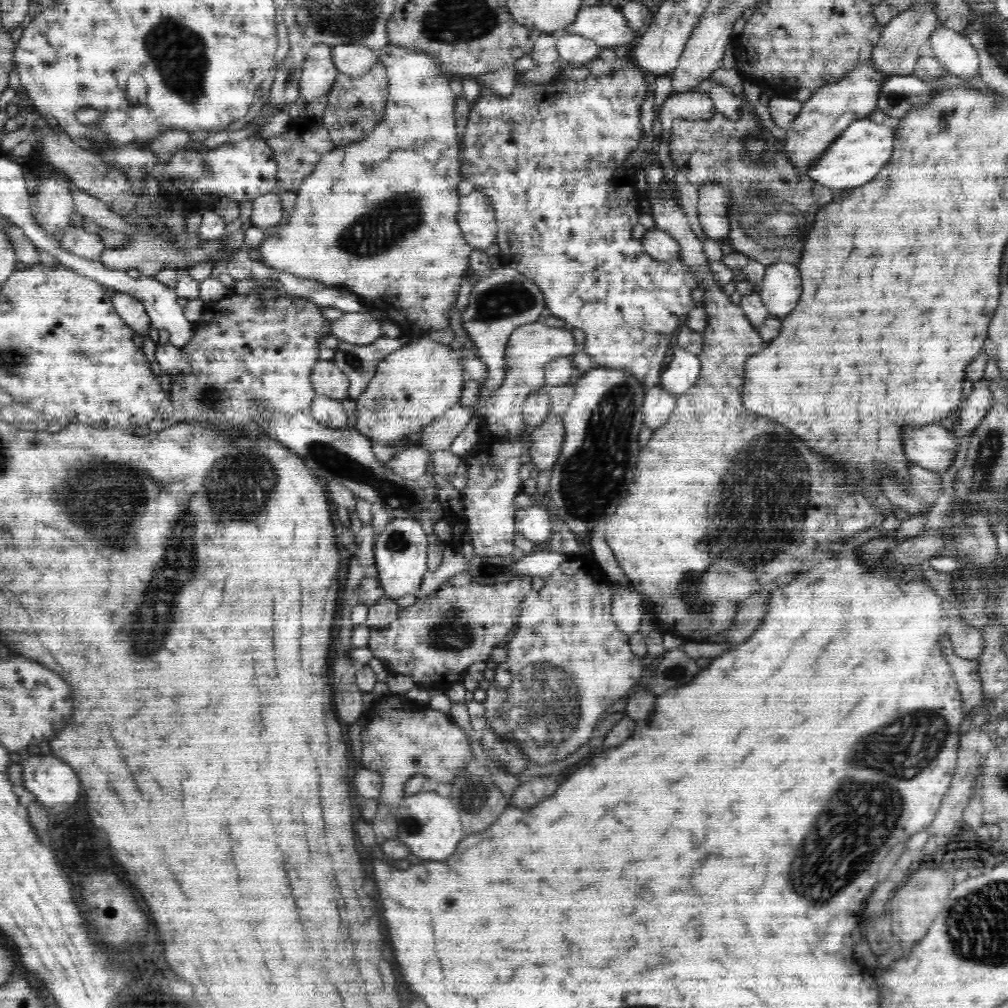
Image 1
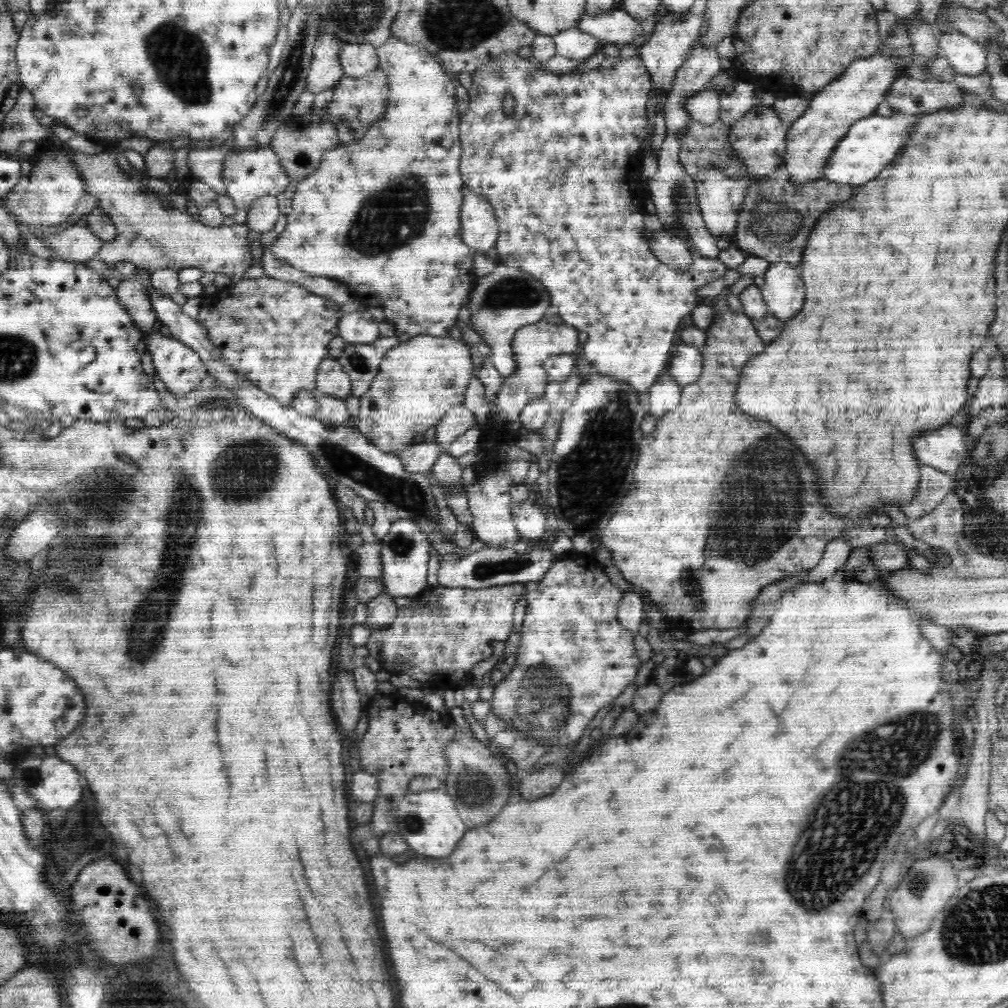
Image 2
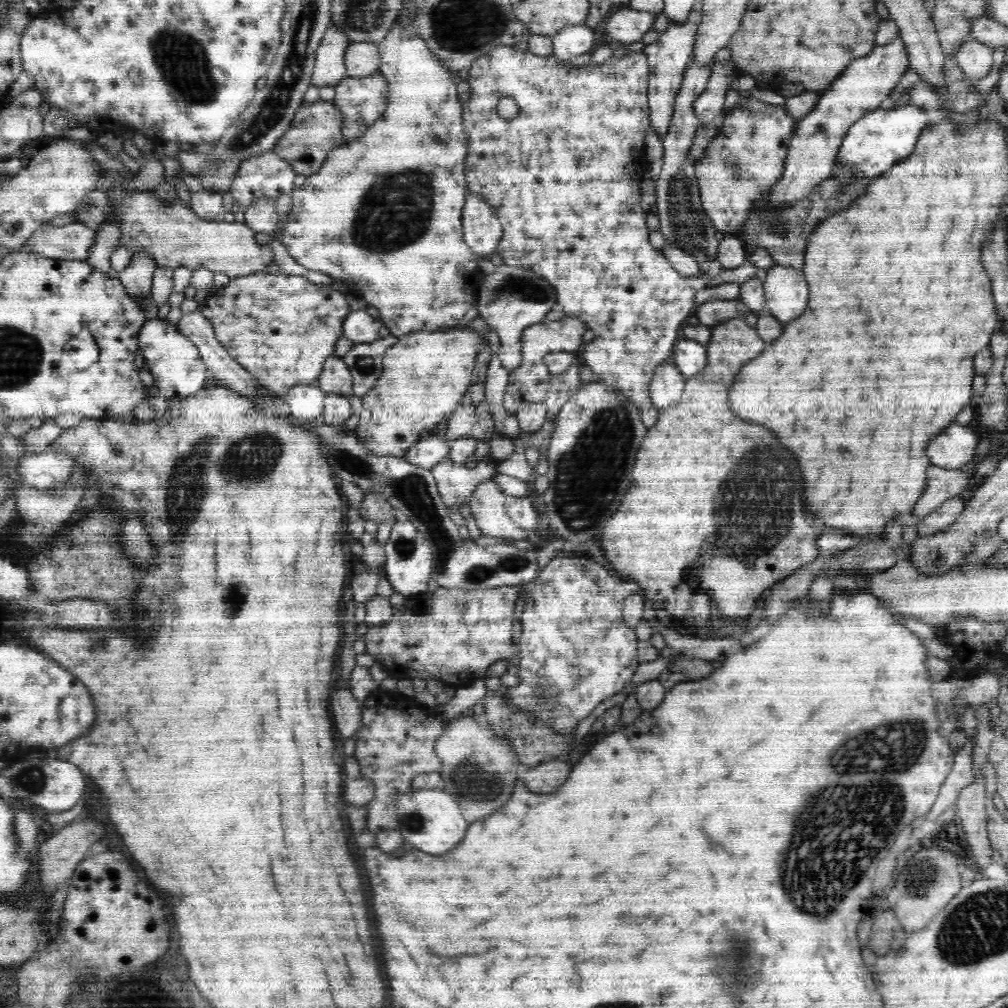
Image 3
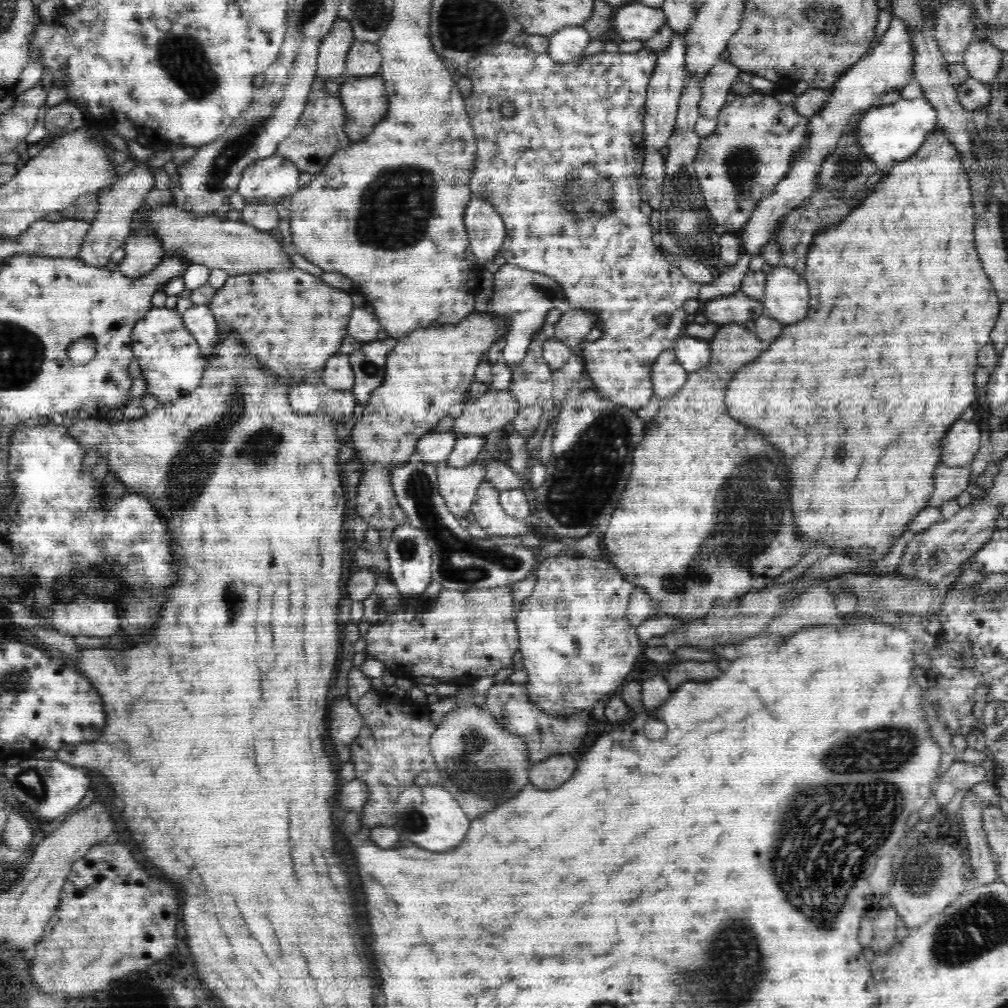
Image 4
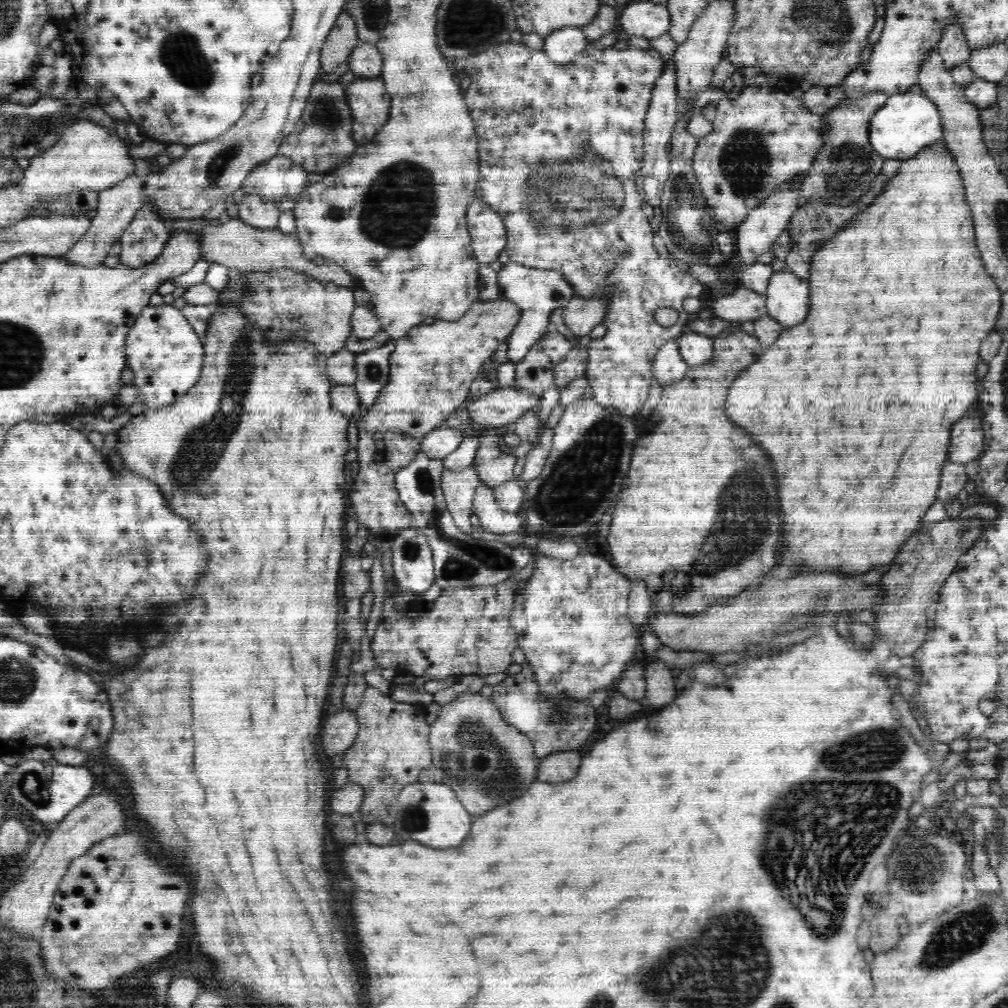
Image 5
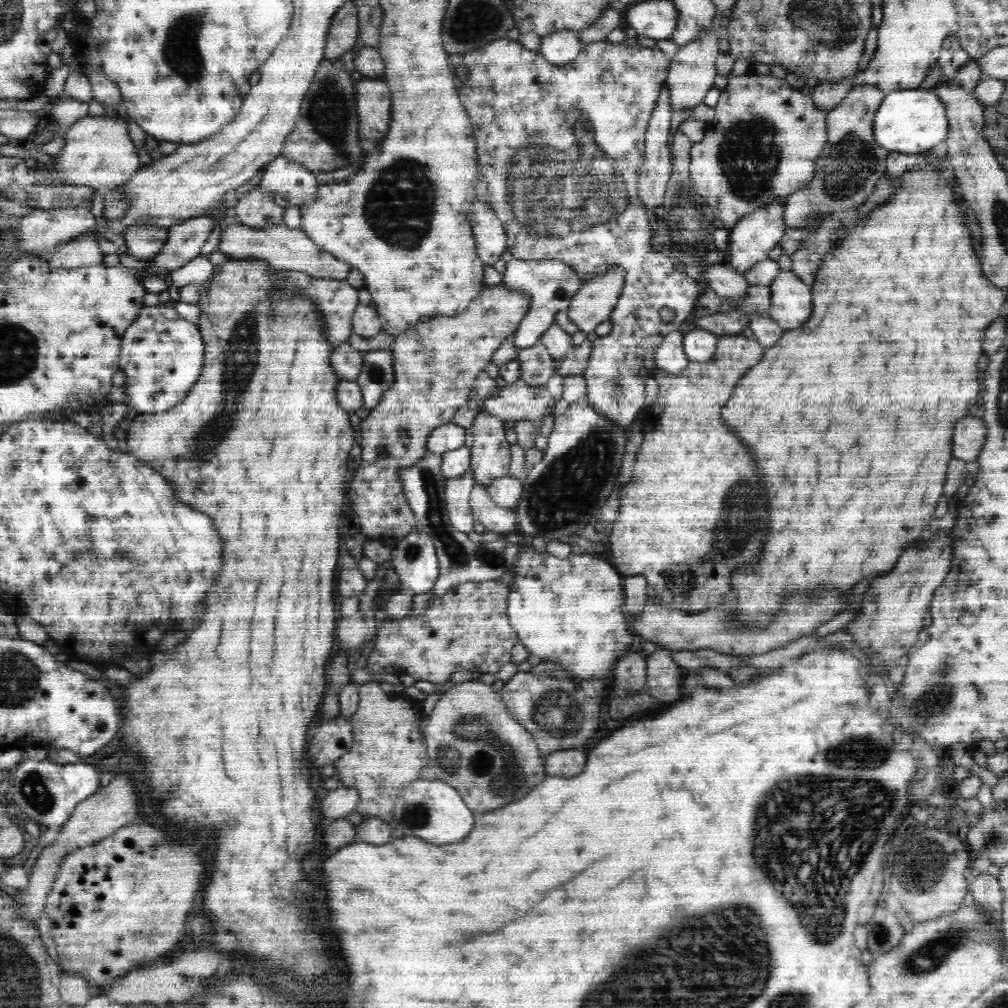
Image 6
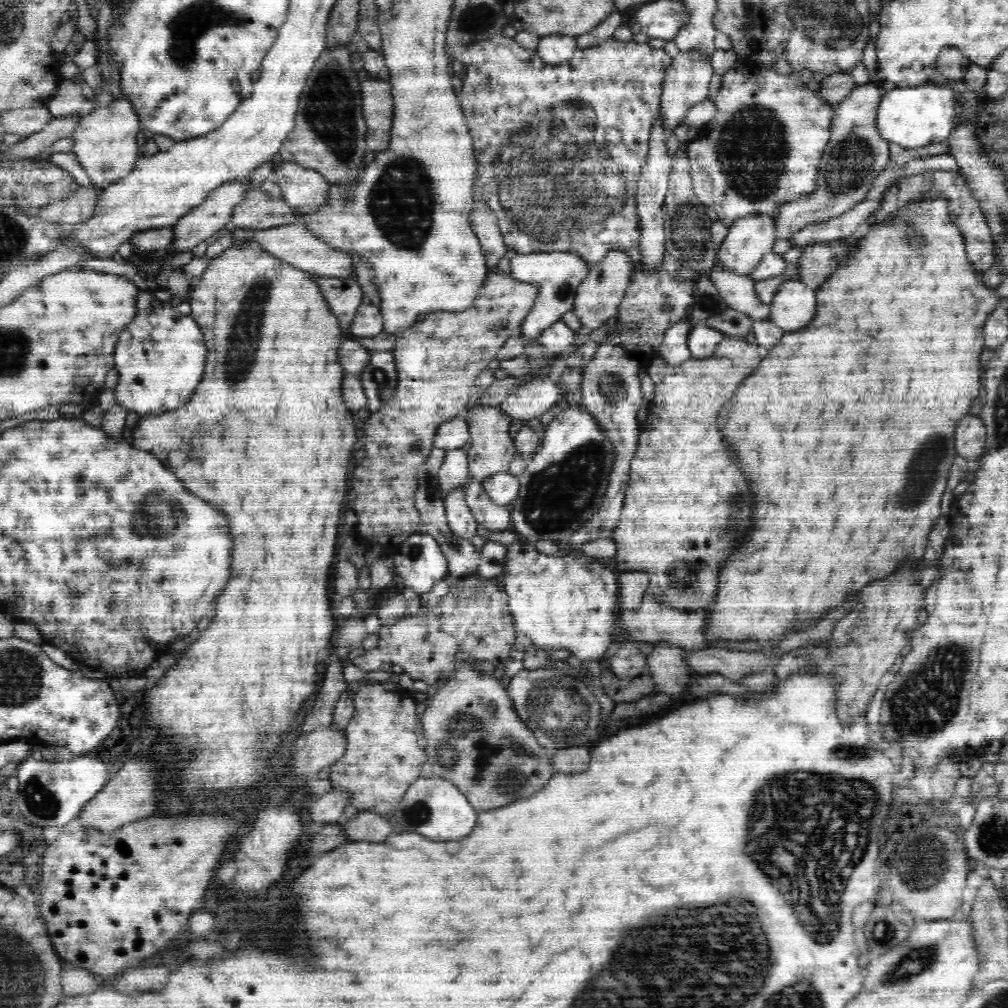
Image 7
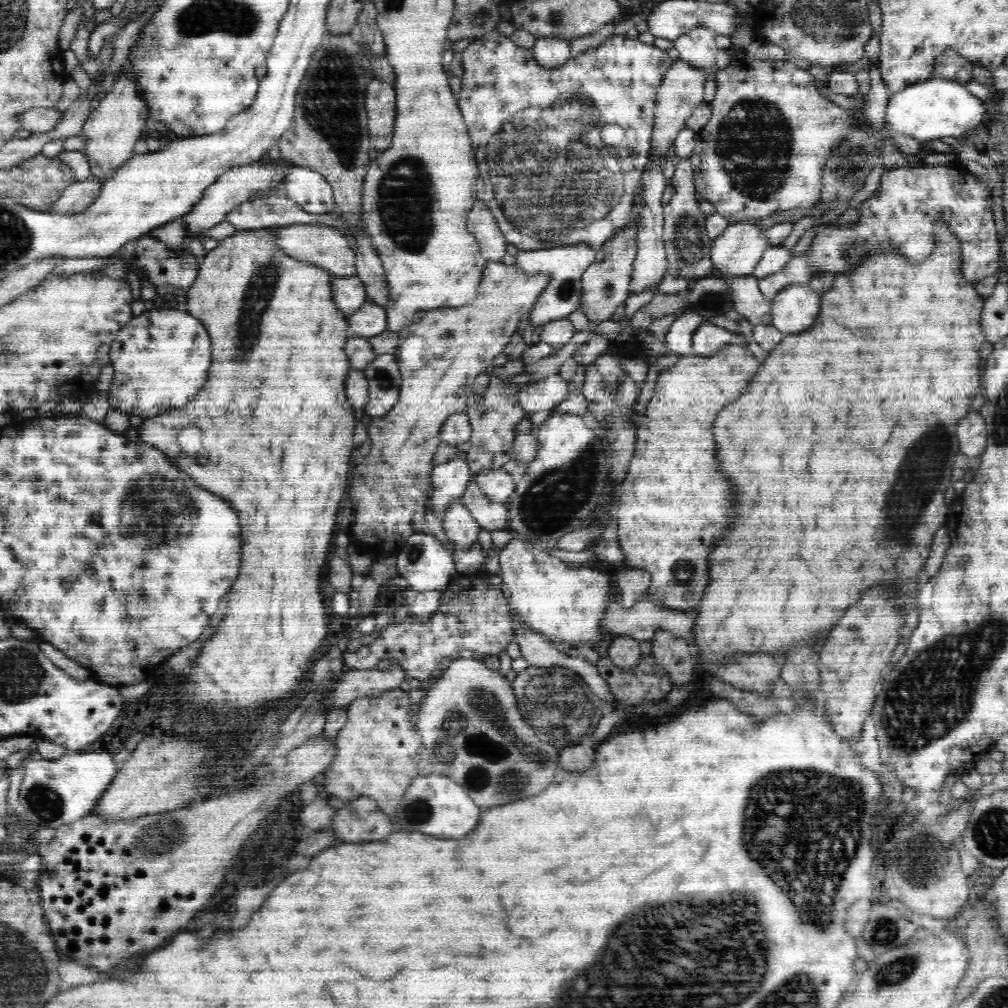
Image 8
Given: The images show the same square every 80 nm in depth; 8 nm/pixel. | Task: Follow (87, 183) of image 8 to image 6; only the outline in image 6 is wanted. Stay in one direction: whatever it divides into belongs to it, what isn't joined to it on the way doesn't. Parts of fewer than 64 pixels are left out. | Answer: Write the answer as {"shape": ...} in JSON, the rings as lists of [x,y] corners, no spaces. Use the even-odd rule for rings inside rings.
{"shape":[[[87,203],[78,207],[65,207],[60,209],[36,209],[28,216],[22,218],[21,247],[30,254],[47,255],[54,252],[58,246],[70,244],[86,230],[92,230],[96,226],[96,218],[92,215],[92,204]]]}

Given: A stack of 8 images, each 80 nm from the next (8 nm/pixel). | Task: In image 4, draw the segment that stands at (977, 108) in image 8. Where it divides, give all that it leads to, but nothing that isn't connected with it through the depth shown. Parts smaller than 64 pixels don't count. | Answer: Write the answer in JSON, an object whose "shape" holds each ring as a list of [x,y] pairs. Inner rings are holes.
{"shape":[[[924,96],[917,99],[898,99],[890,105],[868,109],[855,126],[856,141],[864,155],[878,167],[888,170],[894,162],[910,159],[937,128],[937,110]]]}

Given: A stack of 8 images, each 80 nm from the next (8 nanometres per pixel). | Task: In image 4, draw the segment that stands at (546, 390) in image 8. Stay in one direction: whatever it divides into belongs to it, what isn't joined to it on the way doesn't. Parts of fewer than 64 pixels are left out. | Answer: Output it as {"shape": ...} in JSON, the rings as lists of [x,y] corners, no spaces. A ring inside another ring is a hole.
{"shape":[[[487,390],[480,398],[466,400],[459,409],[454,412],[454,423],[451,430],[458,435],[478,434],[482,438],[488,433],[503,429],[513,422],[519,411],[519,401],[507,390]]]}

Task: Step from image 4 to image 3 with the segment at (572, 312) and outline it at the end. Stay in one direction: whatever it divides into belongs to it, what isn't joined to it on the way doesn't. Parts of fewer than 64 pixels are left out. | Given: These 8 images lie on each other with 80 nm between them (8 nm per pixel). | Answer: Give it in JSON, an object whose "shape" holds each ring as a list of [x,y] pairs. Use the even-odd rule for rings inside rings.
{"shape":[[[568,318],[559,321],[545,321],[528,328],[522,336],[522,362],[518,368],[510,371],[508,386],[503,396],[504,408],[510,415],[516,414],[520,408],[530,403],[544,403],[549,398],[551,374],[550,369],[543,363],[543,358],[548,352],[566,350],[574,352],[583,344],[582,335],[586,331],[584,320]]]}

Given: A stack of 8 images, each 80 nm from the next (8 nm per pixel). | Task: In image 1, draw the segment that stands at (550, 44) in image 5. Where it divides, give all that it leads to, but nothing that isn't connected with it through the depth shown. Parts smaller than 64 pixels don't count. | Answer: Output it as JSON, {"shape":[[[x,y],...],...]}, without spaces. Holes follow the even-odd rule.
{"shape":[[[559,33],[556,46],[560,60],[573,66],[590,64],[602,51],[593,40],[578,34]]]}

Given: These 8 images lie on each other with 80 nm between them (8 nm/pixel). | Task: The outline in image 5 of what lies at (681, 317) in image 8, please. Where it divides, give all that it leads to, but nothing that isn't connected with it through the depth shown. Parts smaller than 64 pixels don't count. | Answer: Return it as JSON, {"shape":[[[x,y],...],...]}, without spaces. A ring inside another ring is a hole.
{"shape":[[[677,337],[670,338],[658,349],[653,360],[653,380],[663,387],[664,383],[682,380],[689,366],[680,356]]]}

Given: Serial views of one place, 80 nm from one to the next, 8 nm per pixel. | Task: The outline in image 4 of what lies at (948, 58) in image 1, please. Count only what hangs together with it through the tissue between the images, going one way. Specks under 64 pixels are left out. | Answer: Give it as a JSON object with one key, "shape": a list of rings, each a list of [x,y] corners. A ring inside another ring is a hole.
{"shape":[[[988,41],[970,42],[965,58],[960,62],[967,68],[969,76],[990,84],[1002,66],[1003,51]]]}

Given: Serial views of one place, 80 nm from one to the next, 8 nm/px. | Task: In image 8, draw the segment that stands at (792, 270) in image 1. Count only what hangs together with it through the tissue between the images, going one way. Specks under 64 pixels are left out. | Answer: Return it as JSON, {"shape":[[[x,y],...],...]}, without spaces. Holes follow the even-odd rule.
{"shape":[[[807,283],[784,287],[772,299],[771,324],[784,334],[808,330],[820,312],[820,296]]]}

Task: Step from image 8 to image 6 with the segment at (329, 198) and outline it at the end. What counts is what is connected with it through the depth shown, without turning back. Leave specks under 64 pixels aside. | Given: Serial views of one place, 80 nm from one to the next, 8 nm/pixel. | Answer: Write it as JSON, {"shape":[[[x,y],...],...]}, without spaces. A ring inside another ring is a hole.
{"shape":[[[279,155],[262,170],[259,189],[269,192],[270,195],[283,194],[290,206],[314,204],[318,200],[318,184],[314,173],[300,164],[284,159]]]}

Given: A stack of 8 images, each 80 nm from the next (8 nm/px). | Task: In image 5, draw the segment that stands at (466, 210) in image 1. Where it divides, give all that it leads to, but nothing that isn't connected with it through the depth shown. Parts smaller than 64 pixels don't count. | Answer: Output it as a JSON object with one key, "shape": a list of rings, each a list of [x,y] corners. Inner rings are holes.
{"shape":[[[476,200],[470,204],[465,219],[479,262],[489,264],[497,260],[507,243],[507,230],[500,216],[489,205]]]}

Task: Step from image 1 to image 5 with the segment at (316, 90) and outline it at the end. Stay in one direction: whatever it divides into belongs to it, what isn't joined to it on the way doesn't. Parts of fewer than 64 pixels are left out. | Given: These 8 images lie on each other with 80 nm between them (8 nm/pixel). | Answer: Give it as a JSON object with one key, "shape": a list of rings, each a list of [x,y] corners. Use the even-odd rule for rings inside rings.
{"shape":[[[343,11],[335,20],[323,47],[321,48],[321,68],[324,73],[334,72],[342,62],[349,59],[350,53],[360,44],[357,25],[348,11]]]}

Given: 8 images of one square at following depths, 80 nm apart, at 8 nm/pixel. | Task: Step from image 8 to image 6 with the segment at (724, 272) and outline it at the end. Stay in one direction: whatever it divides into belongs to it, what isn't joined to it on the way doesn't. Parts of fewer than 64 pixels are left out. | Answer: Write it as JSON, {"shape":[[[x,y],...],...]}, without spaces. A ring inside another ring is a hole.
{"shape":[[[776,199],[774,204],[770,204],[768,208],[758,209],[736,222],[730,230],[730,244],[728,245],[728,249],[731,251],[730,266],[743,273],[753,268],[759,260],[766,259],[768,252],[784,236],[787,229],[784,225],[784,217],[785,199]]]}

